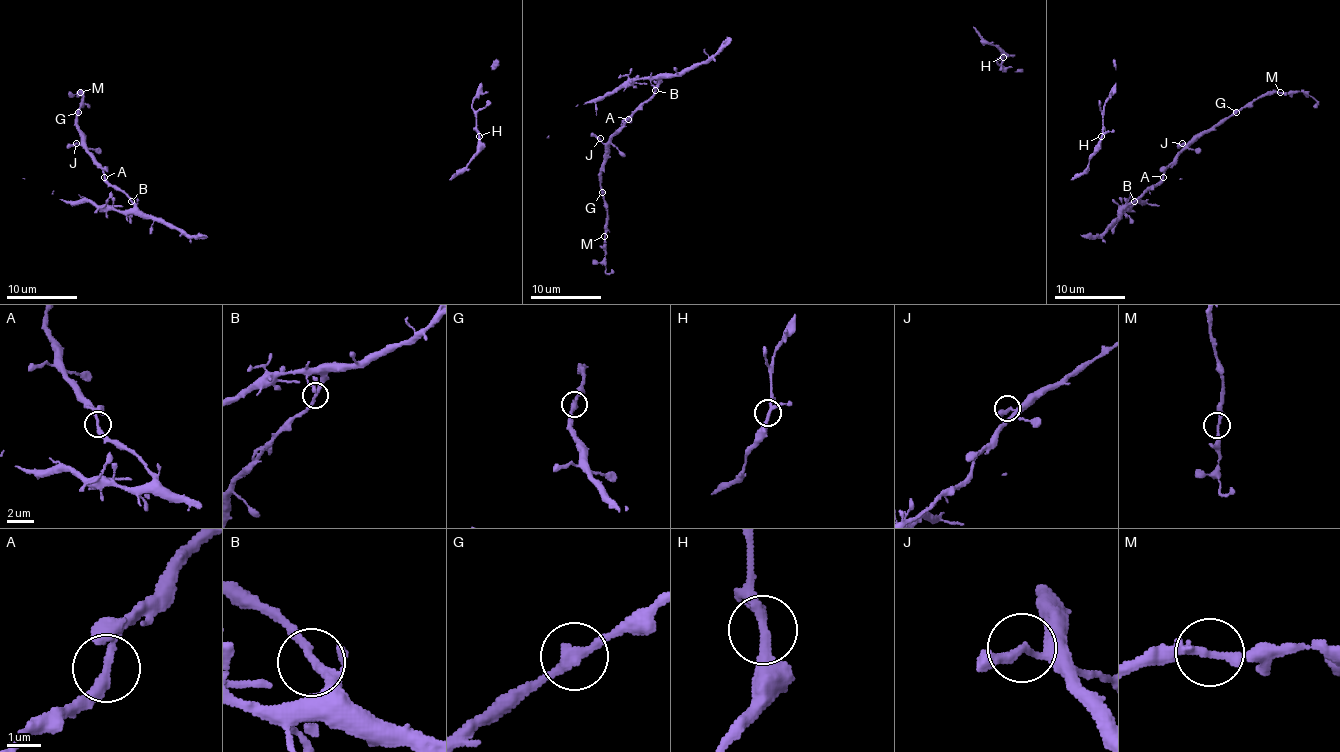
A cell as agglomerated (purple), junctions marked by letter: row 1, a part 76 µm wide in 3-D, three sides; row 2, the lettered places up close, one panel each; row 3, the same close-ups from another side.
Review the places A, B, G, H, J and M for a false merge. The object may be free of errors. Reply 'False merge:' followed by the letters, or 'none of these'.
False merge: none of these

